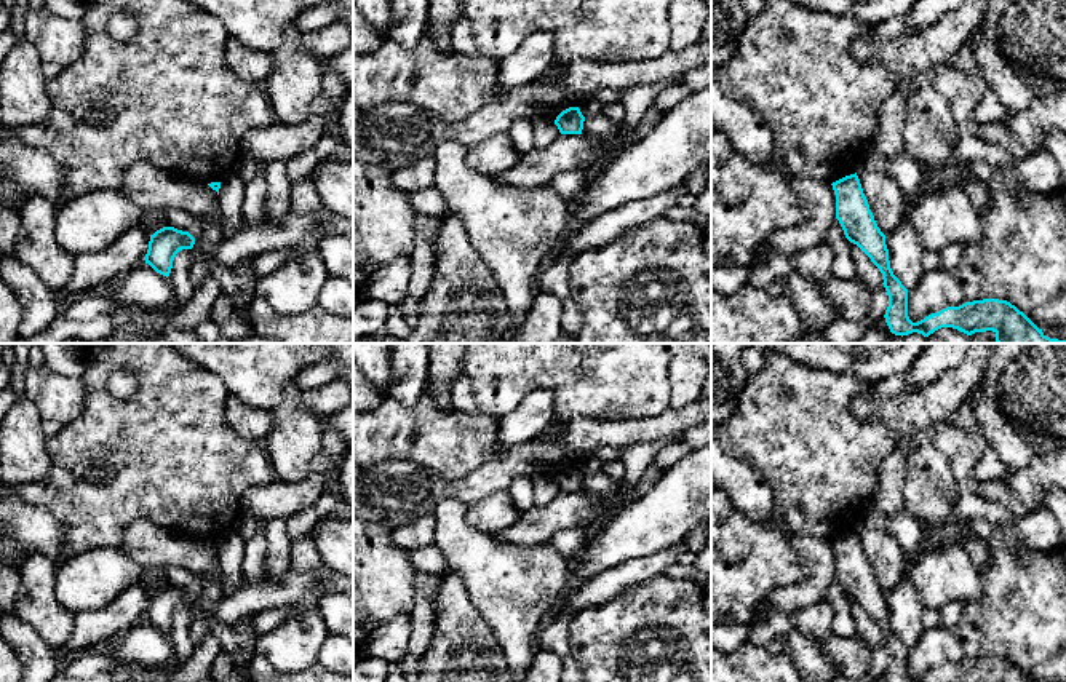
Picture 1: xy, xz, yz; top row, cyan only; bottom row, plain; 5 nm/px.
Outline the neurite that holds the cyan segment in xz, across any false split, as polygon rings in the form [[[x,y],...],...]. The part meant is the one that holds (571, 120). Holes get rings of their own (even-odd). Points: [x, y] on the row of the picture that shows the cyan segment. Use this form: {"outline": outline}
{"outline": [[[569,107],[563,110],[555,125],[558,126],[561,134],[582,134],[585,117],[582,115],[579,107]]]}

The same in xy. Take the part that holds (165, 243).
{"outline": [[[163,227],[150,235],[149,249],[144,257],[157,273],[169,276],[173,260],[182,249],[192,249],[195,238],[189,232],[177,230],[174,227]]]}

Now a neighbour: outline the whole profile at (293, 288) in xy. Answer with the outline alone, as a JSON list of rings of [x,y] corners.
[[[310,251],[259,278],[256,295],[264,297],[281,315],[304,313],[318,305],[328,276],[318,251]]]

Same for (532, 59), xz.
[[[534,32],[507,57],[499,59],[497,91],[539,81],[555,69],[555,38],[550,32]]]

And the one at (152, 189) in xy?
[[[145,161],[131,165],[120,187],[145,214],[177,208],[200,214],[216,227],[222,225],[219,195],[208,184],[177,171],[161,169]]]

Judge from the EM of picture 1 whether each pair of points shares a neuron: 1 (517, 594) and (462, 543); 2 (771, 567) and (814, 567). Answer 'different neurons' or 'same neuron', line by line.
1: same neuron
2: different neurons

